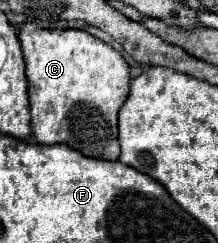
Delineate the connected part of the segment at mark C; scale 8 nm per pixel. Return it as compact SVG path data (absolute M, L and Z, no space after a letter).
M28 22L20 26L20 44L26 60L26 76L30 84L30 110L32 110L32 134L38 144L54 146L66 144L84 156L100 160L118 160L118 112L128 98L130 90L130 66L118 50L90 36L84 30L44 30Z

